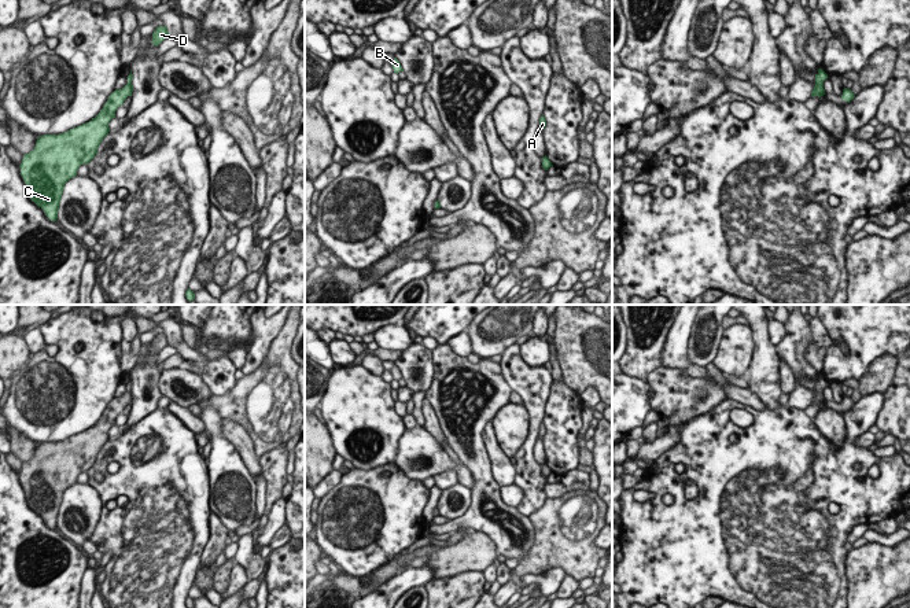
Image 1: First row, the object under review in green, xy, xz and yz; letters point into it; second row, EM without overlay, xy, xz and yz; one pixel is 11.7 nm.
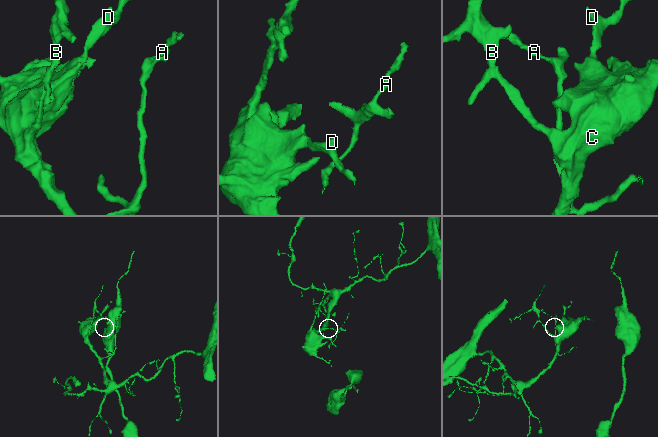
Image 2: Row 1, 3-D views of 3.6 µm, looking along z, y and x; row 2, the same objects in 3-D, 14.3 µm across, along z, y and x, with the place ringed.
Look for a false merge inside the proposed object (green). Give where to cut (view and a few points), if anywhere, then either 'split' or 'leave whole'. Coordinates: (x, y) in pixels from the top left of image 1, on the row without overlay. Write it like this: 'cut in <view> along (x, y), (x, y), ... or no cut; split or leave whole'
no cut; leave whole

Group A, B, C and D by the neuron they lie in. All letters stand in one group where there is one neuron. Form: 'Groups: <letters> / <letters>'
Groups: A B C D.

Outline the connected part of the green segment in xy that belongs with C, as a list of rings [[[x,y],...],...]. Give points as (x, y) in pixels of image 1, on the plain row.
[[[130,377],[128,391],[115,397],[89,430],[60,442],[40,443],[34,457],[23,463],[19,475],[29,505],[51,528],[58,527],[65,491],[77,483],[81,472],[88,472],[95,465],[100,450],[110,439],[108,431],[115,425],[117,416],[132,404],[132,387]]]

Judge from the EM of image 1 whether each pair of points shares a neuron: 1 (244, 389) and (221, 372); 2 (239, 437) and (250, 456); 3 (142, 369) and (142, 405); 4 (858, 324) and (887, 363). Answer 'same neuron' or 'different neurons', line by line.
1: different neurons
2: same neuron
3: same neuron
4: different neurons

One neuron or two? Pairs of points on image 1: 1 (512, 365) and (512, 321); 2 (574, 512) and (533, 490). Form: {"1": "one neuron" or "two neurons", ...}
{"1": "two neurons", "2": "two neurons"}

